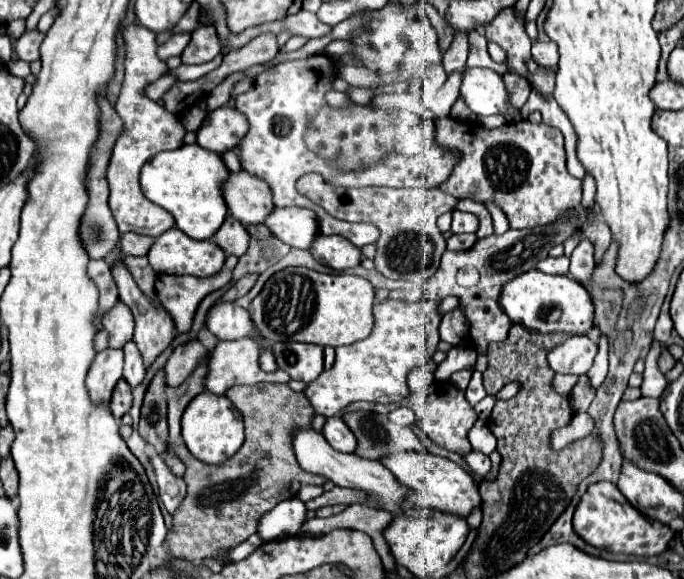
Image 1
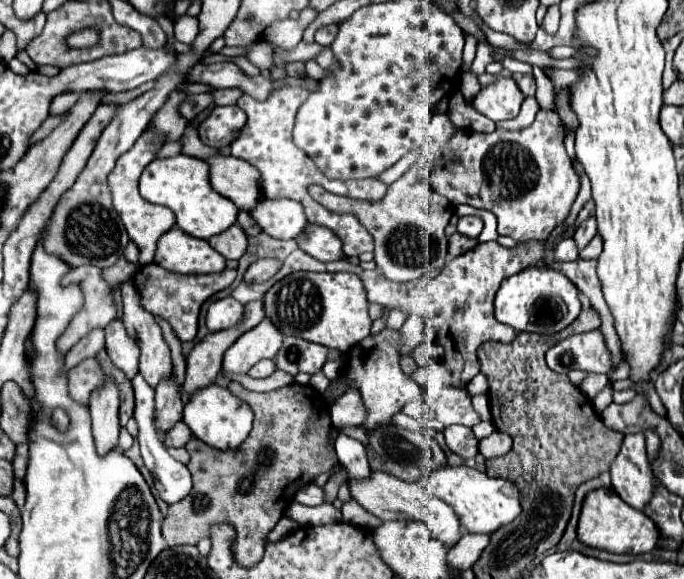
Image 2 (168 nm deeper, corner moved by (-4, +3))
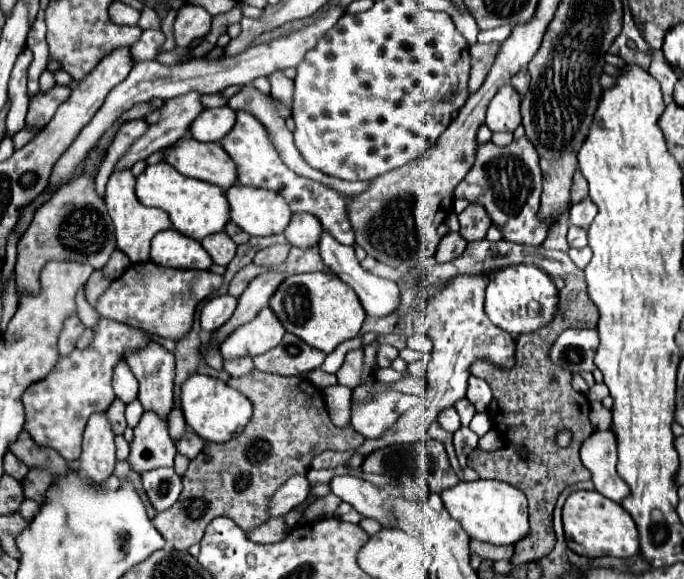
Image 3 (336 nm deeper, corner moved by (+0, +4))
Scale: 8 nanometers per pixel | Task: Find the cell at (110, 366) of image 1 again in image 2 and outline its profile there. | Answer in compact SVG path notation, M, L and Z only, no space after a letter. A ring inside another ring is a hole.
M106 378L106 384L90 396L90 414L92 414L92 434L96 452L106 456L118 446L118 390L116 384Z

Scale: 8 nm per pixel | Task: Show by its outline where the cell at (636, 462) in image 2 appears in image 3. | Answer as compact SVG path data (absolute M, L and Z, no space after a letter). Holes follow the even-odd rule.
M610 429L592 433L592 437L582 443L580 457L590 469L598 493L616 503L620 503L622 497L628 497L628 485L624 485L624 479L616 473L616 435Z

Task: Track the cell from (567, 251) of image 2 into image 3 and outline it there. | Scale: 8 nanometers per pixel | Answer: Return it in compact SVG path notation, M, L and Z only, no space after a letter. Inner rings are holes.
M570 225L570 229L568 229L568 245L570 245L572 249L582 249L582 247L586 247L586 245L588 245L588 235L584 233L584 229Z

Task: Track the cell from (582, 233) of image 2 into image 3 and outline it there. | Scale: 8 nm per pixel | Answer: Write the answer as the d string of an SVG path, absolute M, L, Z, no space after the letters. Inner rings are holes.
M584 199L570 209L570 223L580 229L588 229L588 225L592 225L592 217L596 217L596 205L590 199Z

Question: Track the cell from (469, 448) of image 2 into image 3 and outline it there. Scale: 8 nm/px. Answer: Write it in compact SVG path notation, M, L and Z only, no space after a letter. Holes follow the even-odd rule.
M454 407L444 409L444 411L438 415L438 423L440 423L440 427L442 427L444 431L448 431L448 433L452 433L452 435L460 429L460 417L458 417L458 413L456 413Z

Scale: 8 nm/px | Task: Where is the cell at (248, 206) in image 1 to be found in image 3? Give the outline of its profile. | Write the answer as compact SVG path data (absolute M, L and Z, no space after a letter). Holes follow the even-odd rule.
M184 137L166 151L164 161L182 175L218 185L222 191L236 185L236 165L218 143L200 143Z

